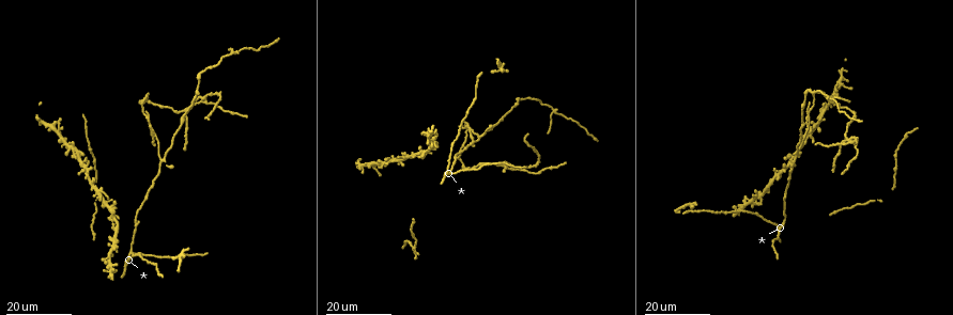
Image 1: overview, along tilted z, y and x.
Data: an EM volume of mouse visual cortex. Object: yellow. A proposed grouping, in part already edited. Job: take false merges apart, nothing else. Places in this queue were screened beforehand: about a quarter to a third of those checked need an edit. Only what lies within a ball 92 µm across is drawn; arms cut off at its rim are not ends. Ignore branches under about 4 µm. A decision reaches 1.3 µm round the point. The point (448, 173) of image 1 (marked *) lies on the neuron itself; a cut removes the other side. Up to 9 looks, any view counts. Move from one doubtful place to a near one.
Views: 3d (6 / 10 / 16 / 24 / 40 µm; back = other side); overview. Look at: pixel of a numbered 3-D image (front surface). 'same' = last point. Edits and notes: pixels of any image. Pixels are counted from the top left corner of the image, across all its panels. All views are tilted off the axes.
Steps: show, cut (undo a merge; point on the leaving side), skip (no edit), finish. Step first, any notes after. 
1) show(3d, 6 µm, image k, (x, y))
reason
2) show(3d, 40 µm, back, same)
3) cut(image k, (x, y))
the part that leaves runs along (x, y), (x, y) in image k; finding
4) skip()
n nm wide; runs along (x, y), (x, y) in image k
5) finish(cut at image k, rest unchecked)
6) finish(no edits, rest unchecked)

show(3d, 24 µm, image 1, (450, 173))
three-way junction

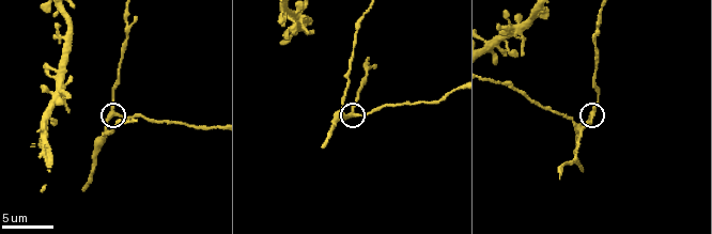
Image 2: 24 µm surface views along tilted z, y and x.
show(3d, 10 µm, image 2, (359, 114))
closer look

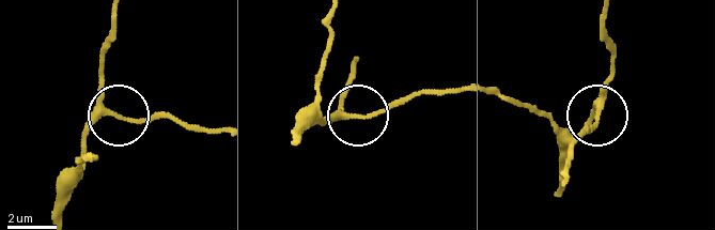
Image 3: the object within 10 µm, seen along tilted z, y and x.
skip()
230 nm wide; runs along (323, 117), (372, 116), (419, 94) in image 3; continuous, no second neuron

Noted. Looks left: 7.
show(3d, 24 µm, image 1, (145, 98))
sudden change in width

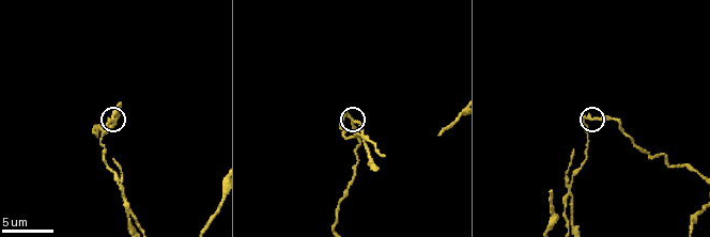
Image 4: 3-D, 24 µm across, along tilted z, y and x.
show(3d, 6 µm, image 4, (109, 120))

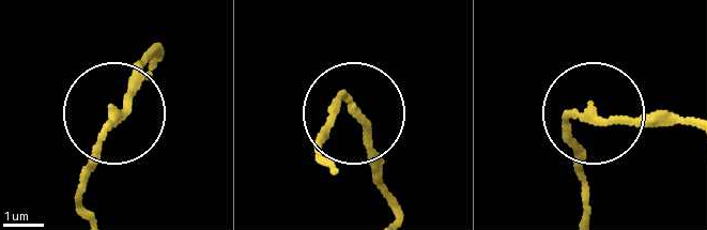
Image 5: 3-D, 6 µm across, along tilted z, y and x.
cut(image 5, (129, 97))
the part that leaves runs along (101, 129), (152, 54) in image 5; two neurons meet here

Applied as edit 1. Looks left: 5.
show(overview)

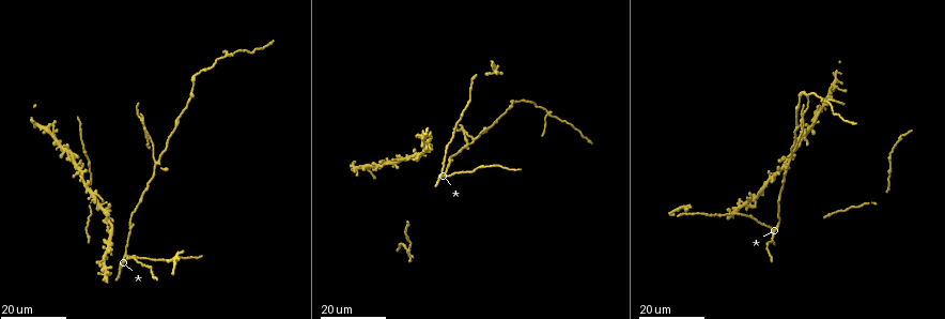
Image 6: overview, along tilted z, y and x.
show(3d, 24 µm, image 6, (463, 130))
side arm on a straight run

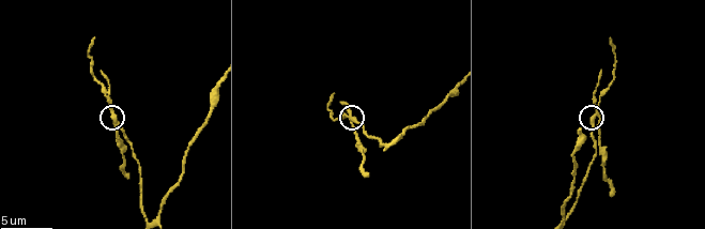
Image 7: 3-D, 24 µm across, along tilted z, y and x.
show(3d, 6 µm, image 7, (598, 115))
closer look

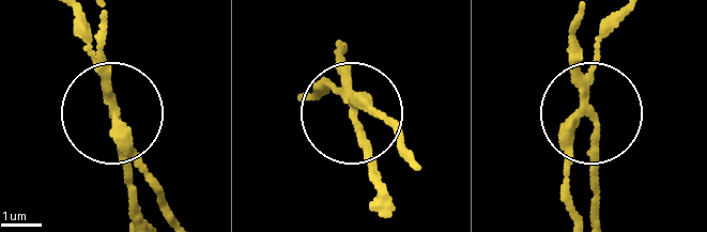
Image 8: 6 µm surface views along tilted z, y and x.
cut(image 8, (359, 138))
the part that leaves runs along (112, 106), (133, 213) in image 8; a second neuron is stuck on

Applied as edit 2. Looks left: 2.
show(3d, 16 µm, image 6, (548, 113))

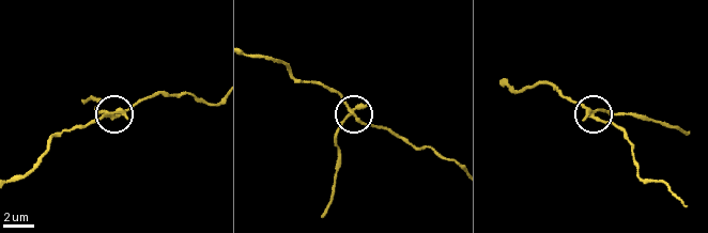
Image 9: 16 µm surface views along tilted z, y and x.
show(3d, 6 µm, image 9, (112, 115))

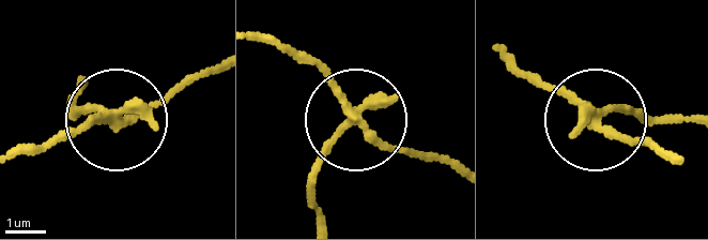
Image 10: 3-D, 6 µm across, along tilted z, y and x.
cut(image 10, (79, 107))
4 arms; the part that leaves runs along (352, 121), (311, 186), (322, 222) in image 10; two neurons meet here

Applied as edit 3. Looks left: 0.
finish(cut at image 5, cut at image 8, cut at image 10, rest unchecked)

